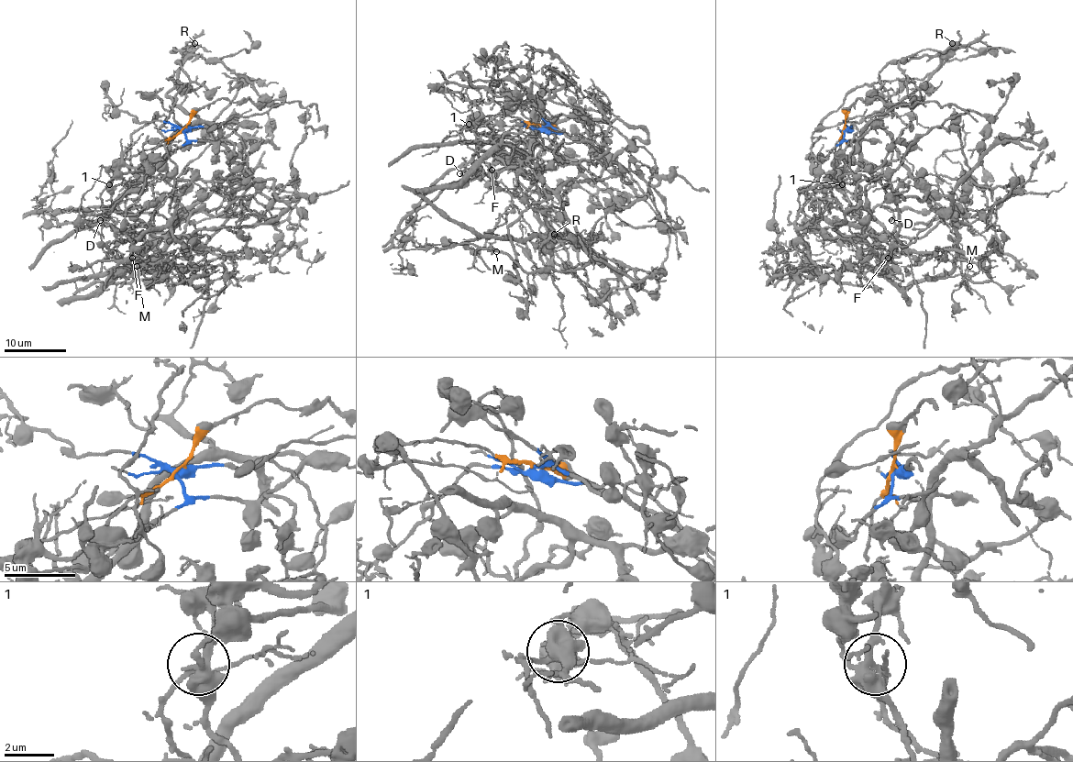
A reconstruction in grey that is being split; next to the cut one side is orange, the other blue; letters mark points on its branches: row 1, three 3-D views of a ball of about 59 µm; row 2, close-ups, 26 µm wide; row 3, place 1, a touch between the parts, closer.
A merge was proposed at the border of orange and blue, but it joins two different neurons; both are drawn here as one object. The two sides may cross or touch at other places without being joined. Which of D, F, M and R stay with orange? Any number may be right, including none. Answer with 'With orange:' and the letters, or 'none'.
With orange: D, M

